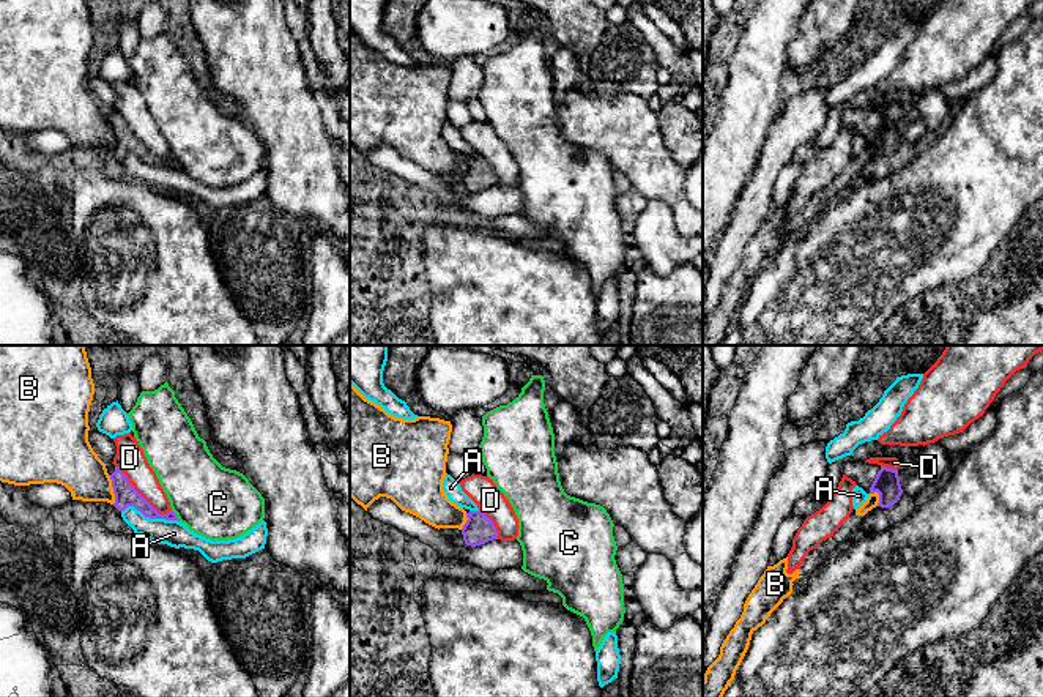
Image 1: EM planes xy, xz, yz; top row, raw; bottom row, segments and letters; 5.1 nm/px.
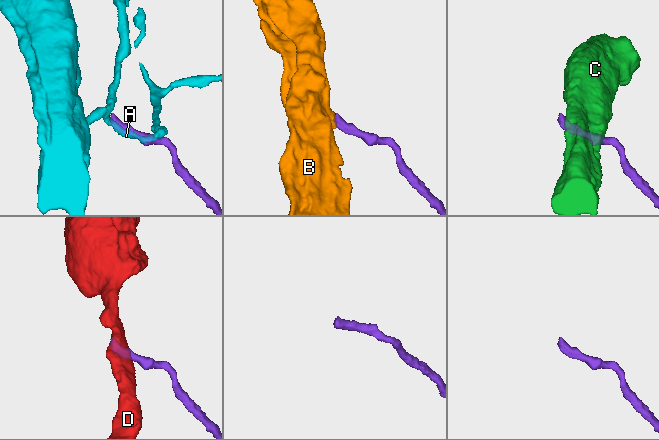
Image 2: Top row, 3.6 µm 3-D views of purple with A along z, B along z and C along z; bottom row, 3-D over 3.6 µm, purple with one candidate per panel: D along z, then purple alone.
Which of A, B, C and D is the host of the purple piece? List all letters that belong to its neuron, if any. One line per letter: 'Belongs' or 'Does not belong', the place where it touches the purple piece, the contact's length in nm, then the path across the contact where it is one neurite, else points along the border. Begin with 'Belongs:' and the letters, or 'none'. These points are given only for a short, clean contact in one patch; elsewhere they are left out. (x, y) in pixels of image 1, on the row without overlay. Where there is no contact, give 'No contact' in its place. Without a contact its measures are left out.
Belongs: none
A: Does not belong. Touches purple at xy (150, 164). Shared border 300 nm
B: Does not belong. Touches purple at xy (114, 136). Shared border 160 nm. Boundary: xy (107, 122), (112, 131), (114, 150)
C: Does not belong. Touches purple at xy (175, 163). Shared border 80 nm. Boundary: xy (172, 156), (180, 167)
D: Does not belong. Touches purple at xy (141, 142). Shared border 380 nm. Boundary: xy (115, 112), (159, 160), (170, 158)

